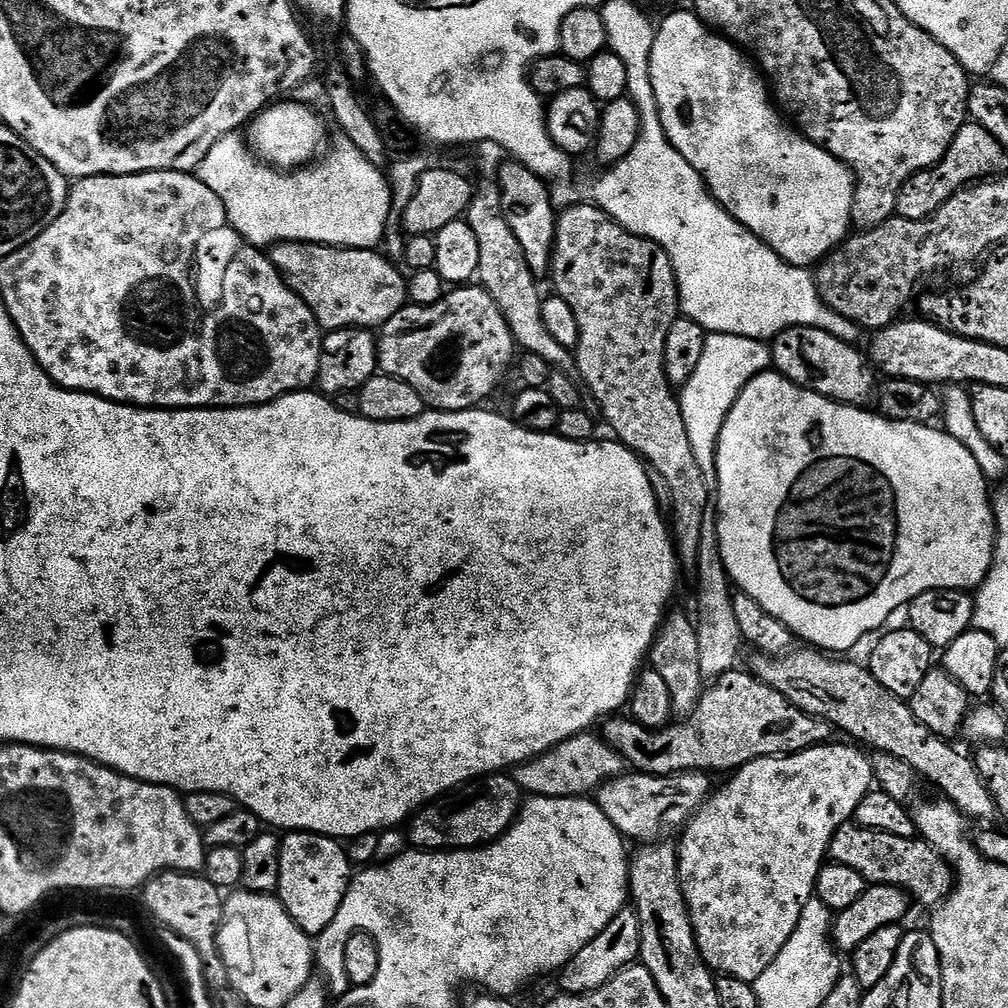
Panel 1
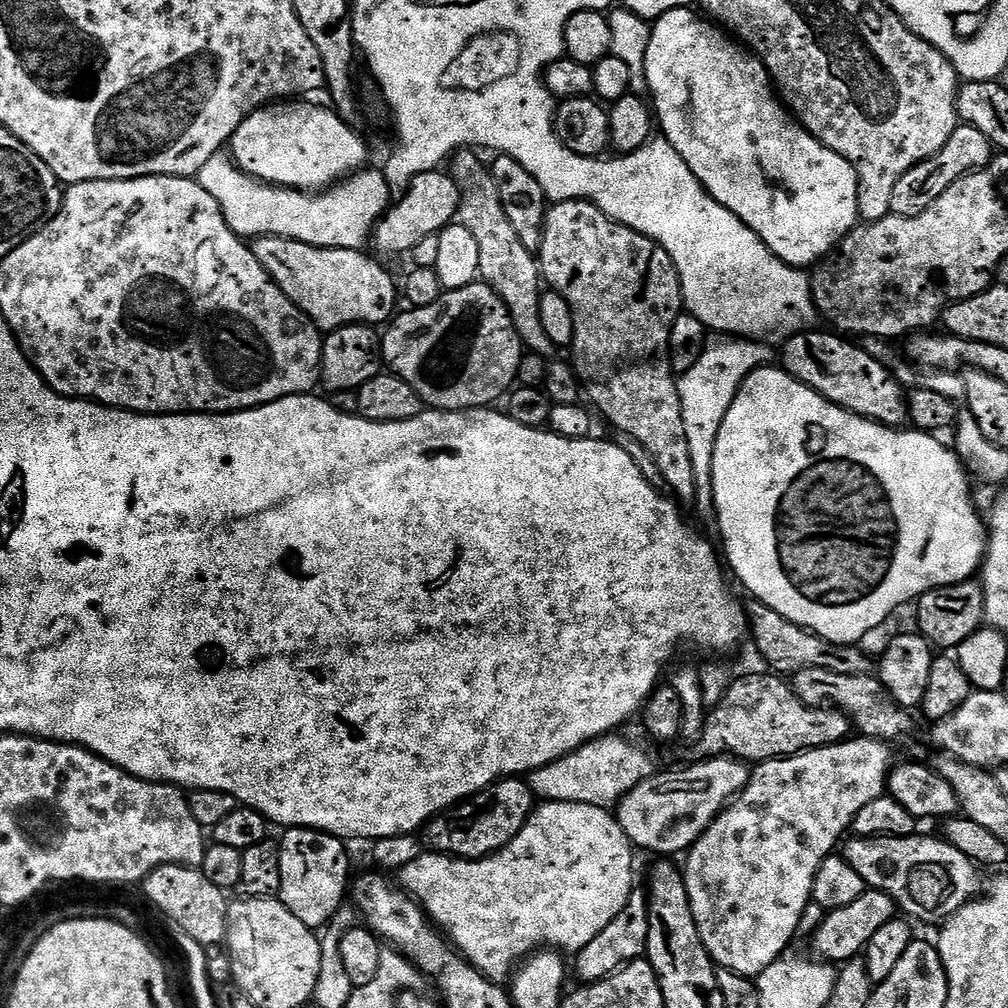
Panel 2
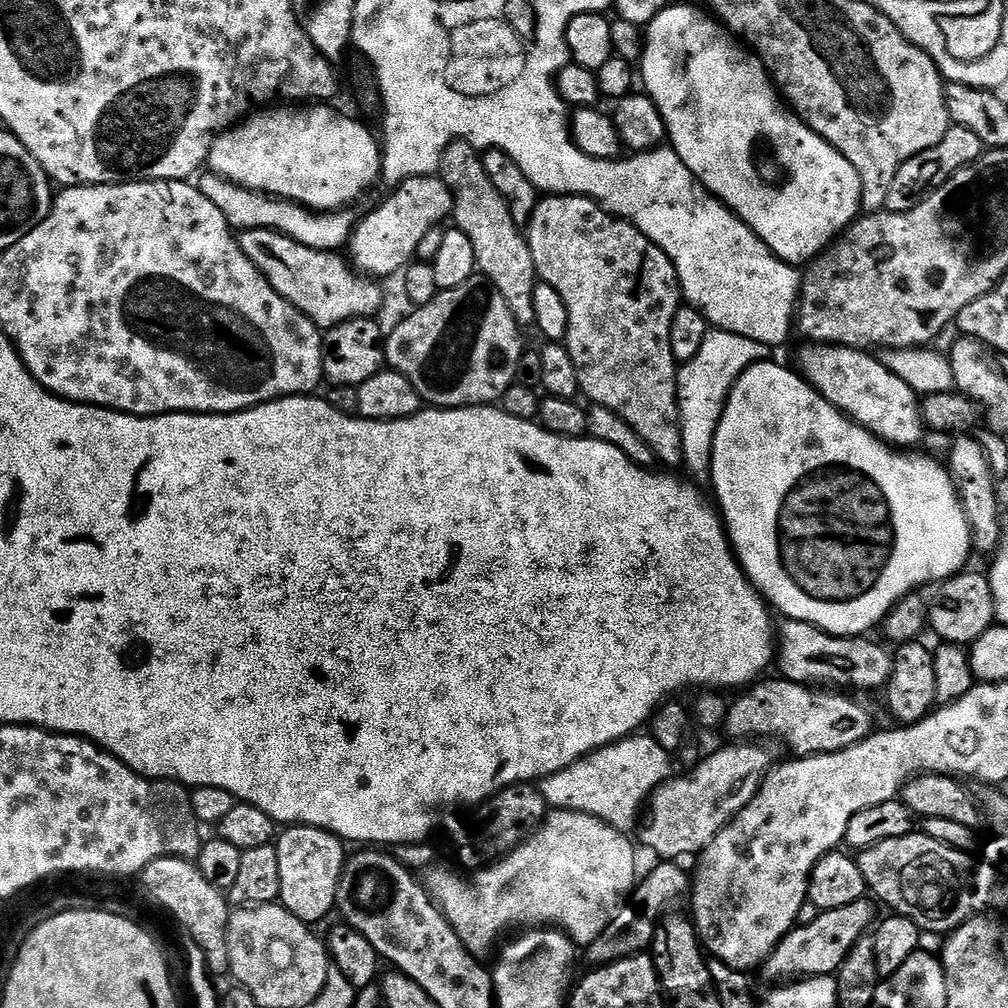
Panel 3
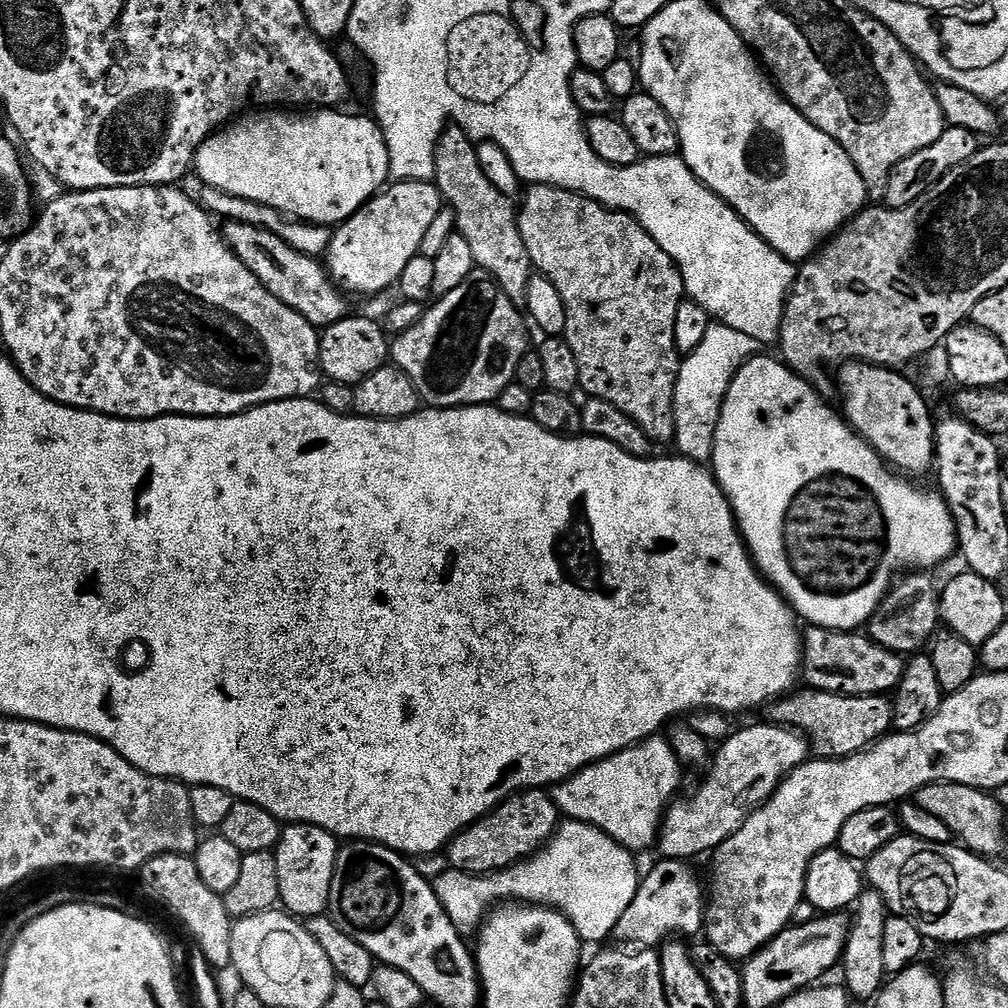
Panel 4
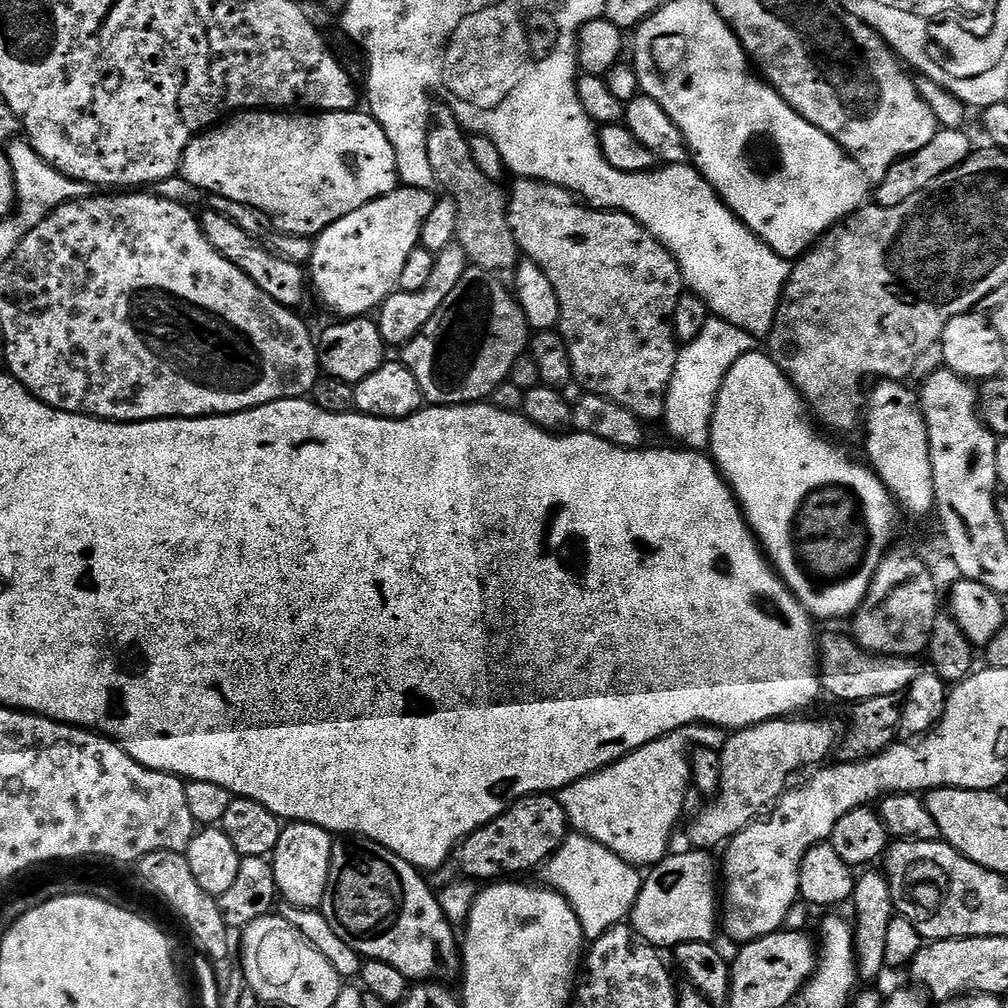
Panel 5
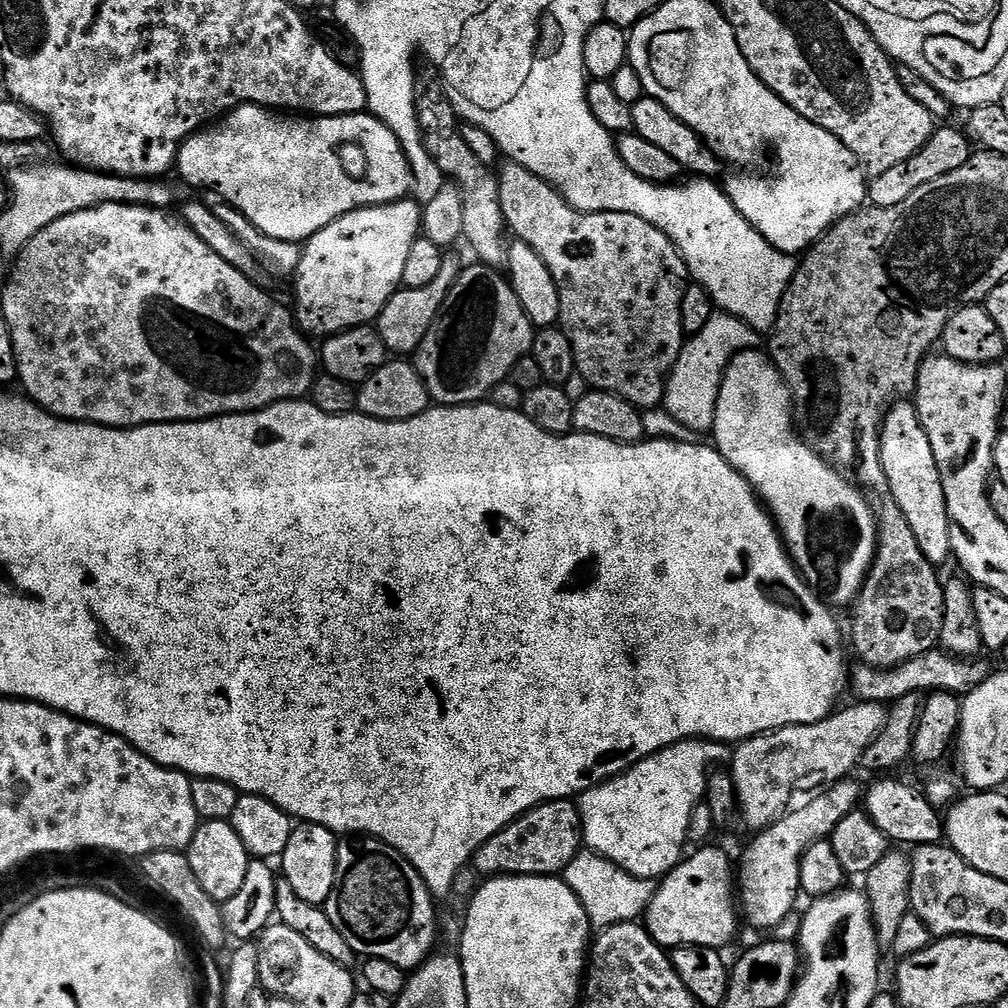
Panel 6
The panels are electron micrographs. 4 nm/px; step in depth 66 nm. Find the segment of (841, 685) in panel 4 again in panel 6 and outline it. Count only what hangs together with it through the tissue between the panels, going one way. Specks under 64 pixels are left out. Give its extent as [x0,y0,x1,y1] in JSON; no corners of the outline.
[850,647,990,705]

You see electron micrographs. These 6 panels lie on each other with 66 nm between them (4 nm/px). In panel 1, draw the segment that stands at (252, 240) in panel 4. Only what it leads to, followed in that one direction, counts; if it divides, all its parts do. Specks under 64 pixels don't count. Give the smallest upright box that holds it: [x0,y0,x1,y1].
[270,240,408,330]

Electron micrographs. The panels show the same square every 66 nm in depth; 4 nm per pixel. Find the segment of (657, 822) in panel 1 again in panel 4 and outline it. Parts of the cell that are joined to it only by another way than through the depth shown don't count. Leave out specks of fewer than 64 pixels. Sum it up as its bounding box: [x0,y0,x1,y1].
[660,722,810,861]

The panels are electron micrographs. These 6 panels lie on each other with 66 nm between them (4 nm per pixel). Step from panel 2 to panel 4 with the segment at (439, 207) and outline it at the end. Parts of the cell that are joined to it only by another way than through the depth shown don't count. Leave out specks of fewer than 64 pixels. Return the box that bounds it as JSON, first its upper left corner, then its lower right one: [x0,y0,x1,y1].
[326,180,445,296]

